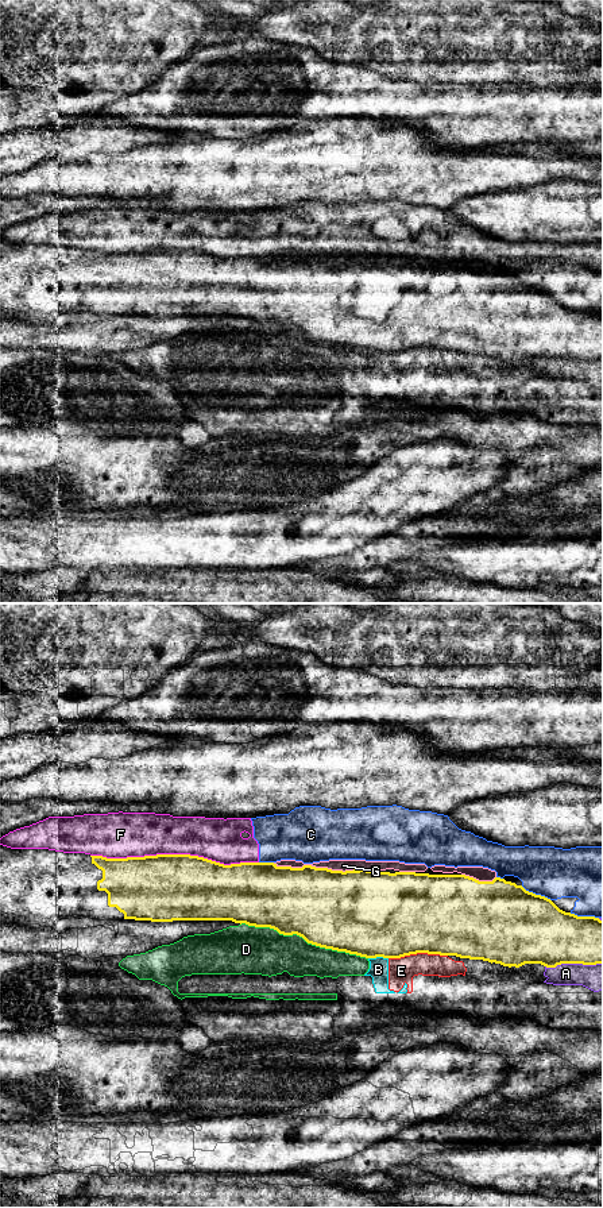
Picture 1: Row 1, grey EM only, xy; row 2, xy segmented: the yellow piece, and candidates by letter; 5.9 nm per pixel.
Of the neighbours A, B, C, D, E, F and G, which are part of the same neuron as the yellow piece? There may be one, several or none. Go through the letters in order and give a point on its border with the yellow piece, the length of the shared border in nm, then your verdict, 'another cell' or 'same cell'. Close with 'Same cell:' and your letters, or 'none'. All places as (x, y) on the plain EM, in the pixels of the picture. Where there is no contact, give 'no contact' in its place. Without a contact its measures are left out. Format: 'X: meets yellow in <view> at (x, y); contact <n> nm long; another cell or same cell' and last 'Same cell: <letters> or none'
A: meets yellow in xy at (573, 358); contact 340 nm long; another cell
B: meets yellow in xy at (378, 351); contact 120 nm long; another cell
C: meets yellow in xy at (534, 289); contact 200 nm long; another cell
D: meets yellow in xy at (304, 334); contact 800 nm long; another cell
E: meets yellow in xy at (417, 347); contact 360 nm long; another cell
F: meets yellow in xy at (174, 250); contact 1000 nm long; another cell
G: meets yellow in xy at (324, 263); contact 600 nm long; another cell
Same cell: none

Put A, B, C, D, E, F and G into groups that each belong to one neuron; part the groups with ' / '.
A / B D E / C F / G

